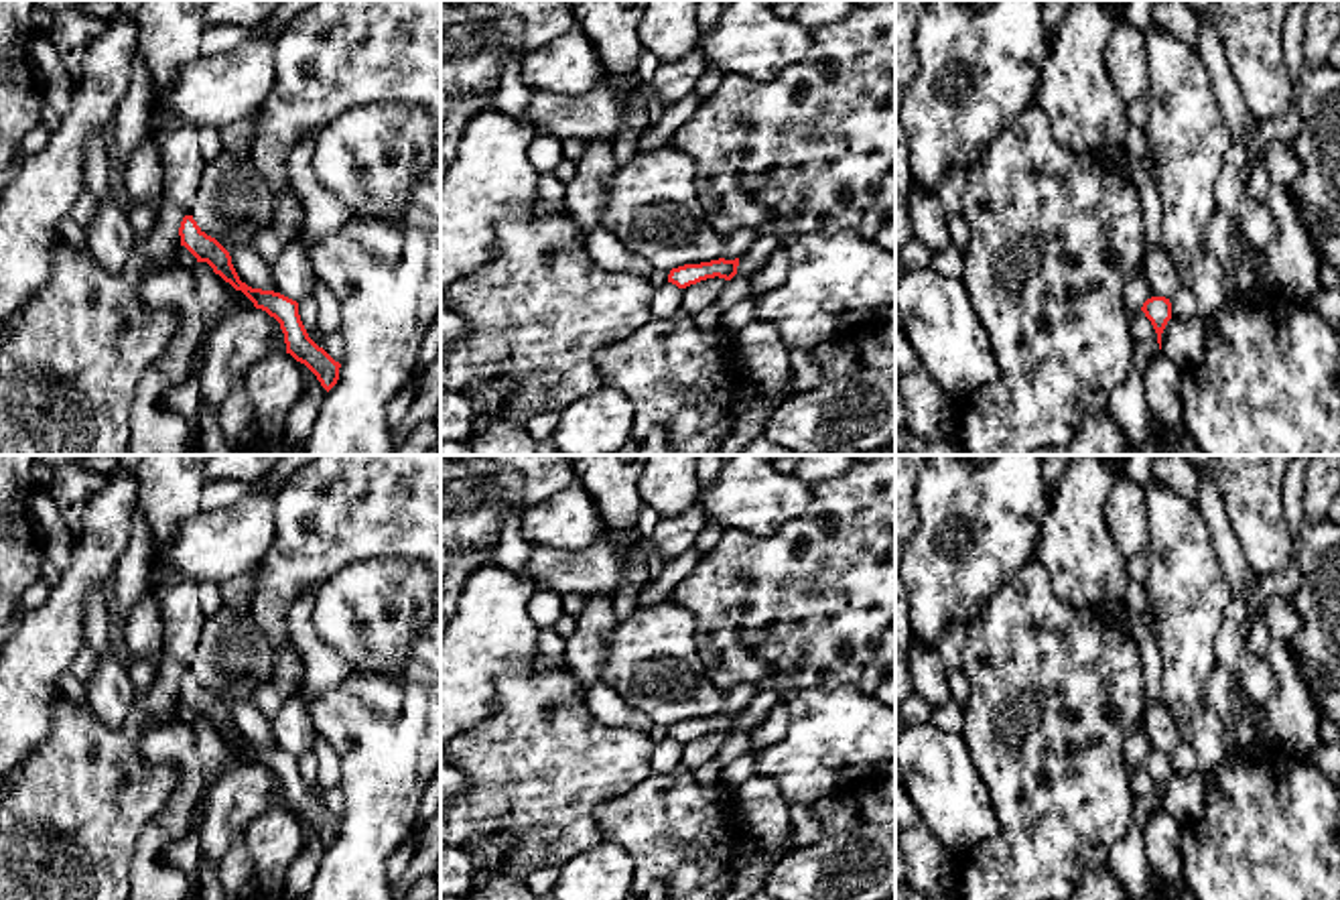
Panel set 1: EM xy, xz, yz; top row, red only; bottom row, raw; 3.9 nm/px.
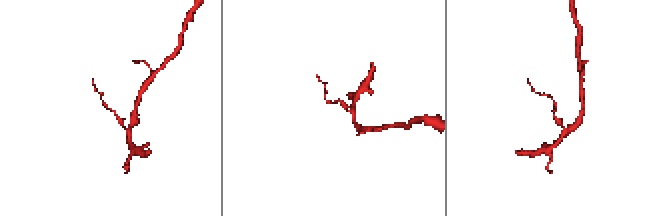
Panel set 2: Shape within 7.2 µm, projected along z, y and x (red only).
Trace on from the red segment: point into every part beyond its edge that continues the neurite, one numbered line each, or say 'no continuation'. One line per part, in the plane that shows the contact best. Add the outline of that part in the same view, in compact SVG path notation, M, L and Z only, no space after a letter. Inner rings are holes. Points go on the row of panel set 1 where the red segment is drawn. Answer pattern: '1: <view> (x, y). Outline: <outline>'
no continuation

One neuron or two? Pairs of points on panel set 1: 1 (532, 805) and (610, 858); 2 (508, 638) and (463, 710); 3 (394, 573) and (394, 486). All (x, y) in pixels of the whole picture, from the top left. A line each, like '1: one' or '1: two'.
1: two
2: one
3: two

